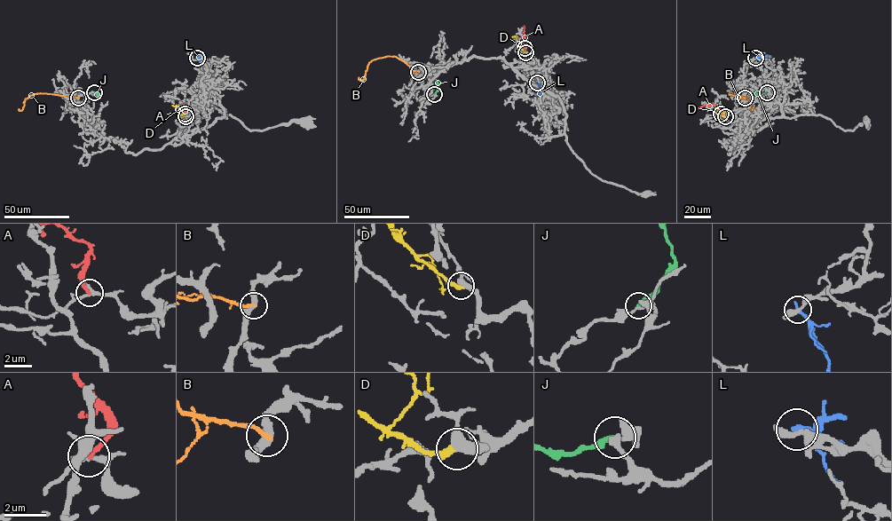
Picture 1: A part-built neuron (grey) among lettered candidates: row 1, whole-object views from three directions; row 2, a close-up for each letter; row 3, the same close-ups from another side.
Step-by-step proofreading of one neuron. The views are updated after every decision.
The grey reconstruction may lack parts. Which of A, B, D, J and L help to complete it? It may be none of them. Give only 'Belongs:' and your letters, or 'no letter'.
Belongs: J

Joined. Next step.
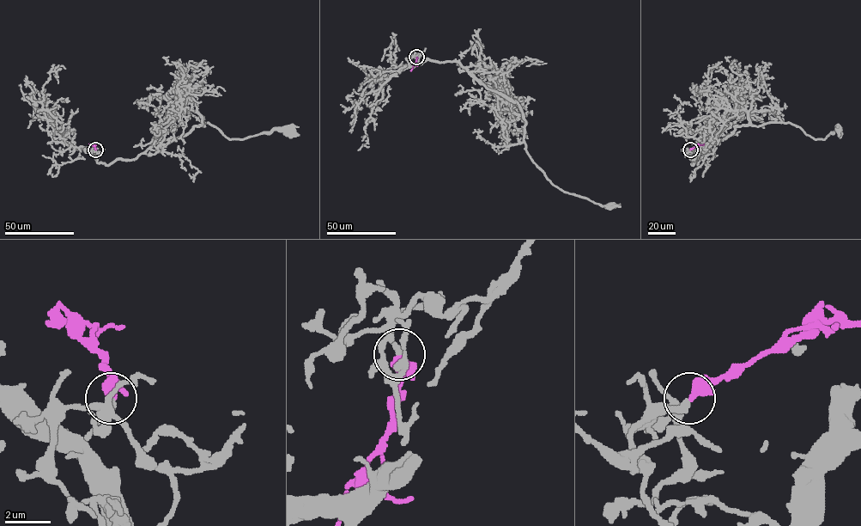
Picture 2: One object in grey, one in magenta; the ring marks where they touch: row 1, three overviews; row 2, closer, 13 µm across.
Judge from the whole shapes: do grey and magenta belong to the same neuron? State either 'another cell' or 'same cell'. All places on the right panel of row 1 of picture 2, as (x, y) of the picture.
same cell

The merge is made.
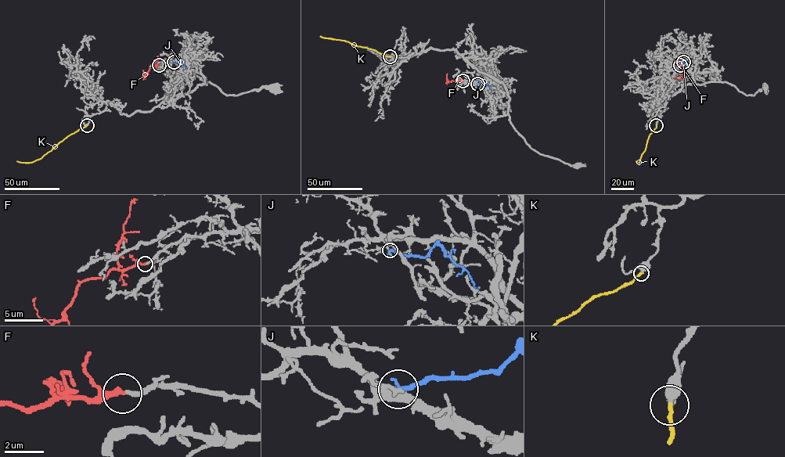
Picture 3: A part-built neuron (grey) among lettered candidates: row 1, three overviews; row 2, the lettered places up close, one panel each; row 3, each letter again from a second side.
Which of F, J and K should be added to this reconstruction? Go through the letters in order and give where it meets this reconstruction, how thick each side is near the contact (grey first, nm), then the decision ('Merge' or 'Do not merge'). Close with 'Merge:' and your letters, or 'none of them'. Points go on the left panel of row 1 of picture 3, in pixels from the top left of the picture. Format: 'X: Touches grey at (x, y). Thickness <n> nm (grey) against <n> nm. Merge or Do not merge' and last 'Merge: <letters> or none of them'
F: Touches grey at (159, 65). Thickness 200 nm (grey) against 280 nm. Merge
J: Touches grey at (174, 62). Thickness 150 nm (grey) against 280 nm. Do not merge
K: Touches grey at (87, 125). Thickness 280 nm (grey) against 180 nm. Do not merge
Merge: F

